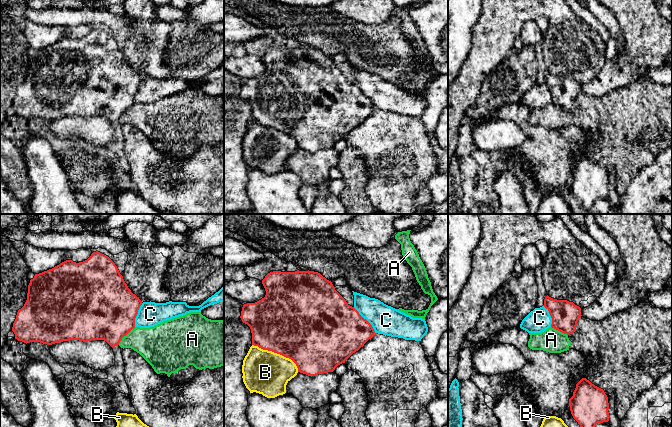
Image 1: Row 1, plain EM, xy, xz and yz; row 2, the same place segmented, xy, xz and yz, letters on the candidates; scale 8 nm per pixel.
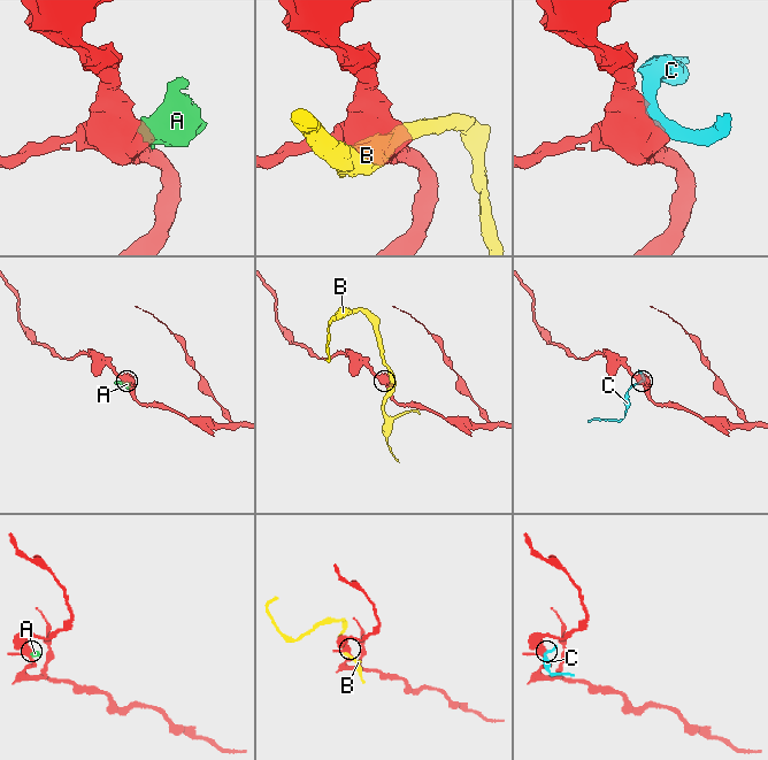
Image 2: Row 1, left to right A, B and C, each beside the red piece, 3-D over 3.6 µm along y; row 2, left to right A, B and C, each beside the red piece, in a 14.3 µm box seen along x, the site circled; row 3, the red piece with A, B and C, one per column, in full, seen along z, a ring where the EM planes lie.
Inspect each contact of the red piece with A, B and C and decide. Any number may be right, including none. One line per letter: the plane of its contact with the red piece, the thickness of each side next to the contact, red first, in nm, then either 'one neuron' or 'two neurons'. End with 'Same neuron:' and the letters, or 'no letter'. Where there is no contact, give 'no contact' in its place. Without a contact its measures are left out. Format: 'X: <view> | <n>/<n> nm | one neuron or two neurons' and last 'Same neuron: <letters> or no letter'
A: xy | 460/280 nm | two neurons
B: xz | 500/360 nm | two neurons
C: xz | 440/240 nm | two neurons
Same neuron: no letter

